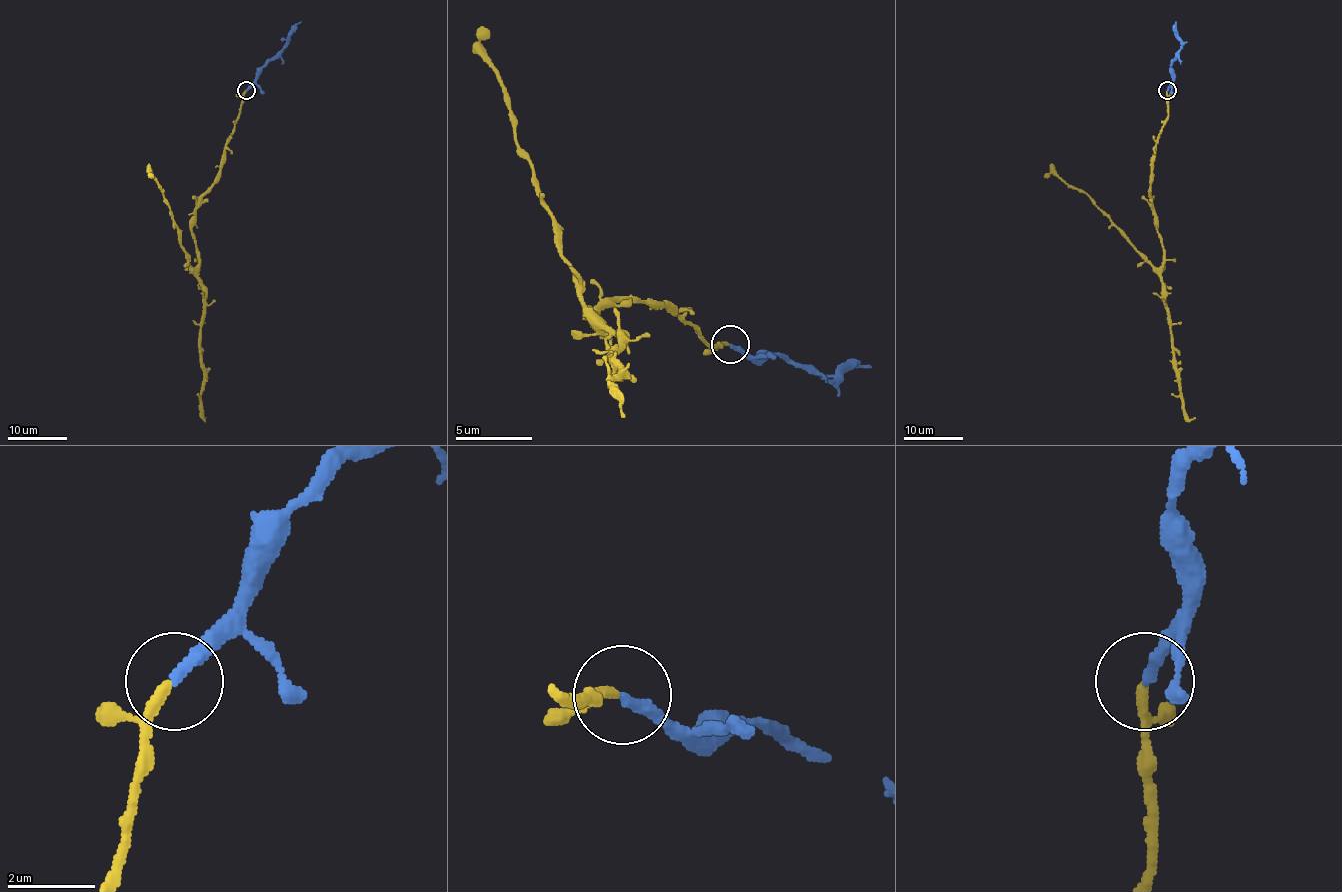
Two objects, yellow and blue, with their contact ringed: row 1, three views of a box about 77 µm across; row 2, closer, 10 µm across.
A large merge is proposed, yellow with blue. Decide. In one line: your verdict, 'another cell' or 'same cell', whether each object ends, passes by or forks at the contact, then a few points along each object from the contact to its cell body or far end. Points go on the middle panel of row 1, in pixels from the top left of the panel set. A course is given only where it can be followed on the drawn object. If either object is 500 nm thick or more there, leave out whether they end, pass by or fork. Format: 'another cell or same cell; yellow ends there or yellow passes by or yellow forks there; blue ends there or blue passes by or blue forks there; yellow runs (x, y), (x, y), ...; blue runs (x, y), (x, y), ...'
same cell; yellow passes by; blue ends there; yellow runs (729, 343), (714, 347), (664, 305), (614, 301), (591, 320), (606, 335), (480, 52), (484, 25); blue runs (729, 343), (752, 358), (783, 355), (813, 366), (828, 381), (844, 370), (871, 366)

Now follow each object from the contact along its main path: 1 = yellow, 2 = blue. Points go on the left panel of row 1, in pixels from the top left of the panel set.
1: (246, 90), (221, 176), (195, 210), (192, 237), (198, 263), (194, 268), (151, 177)
2: (246, 90), (256, 74), (278, 53), (290, 31), (301, 22)

